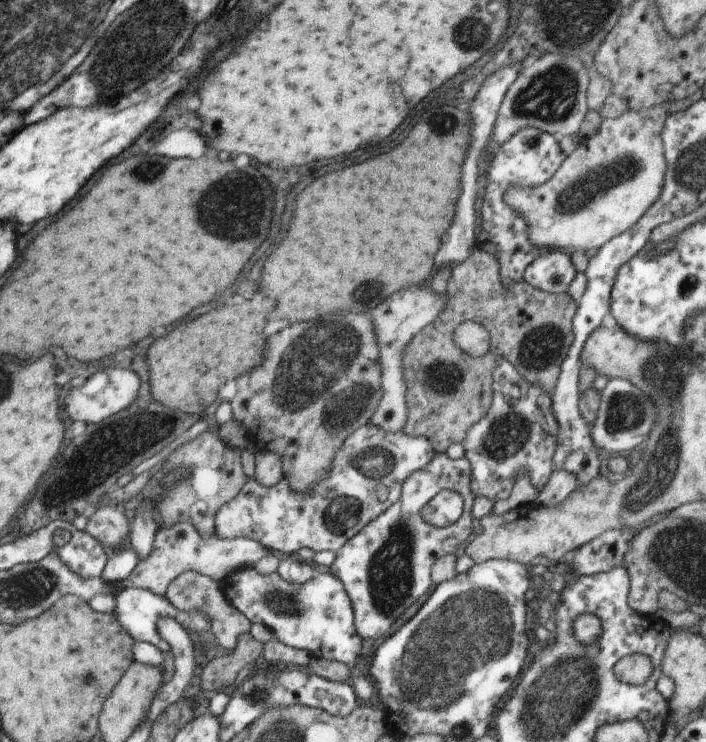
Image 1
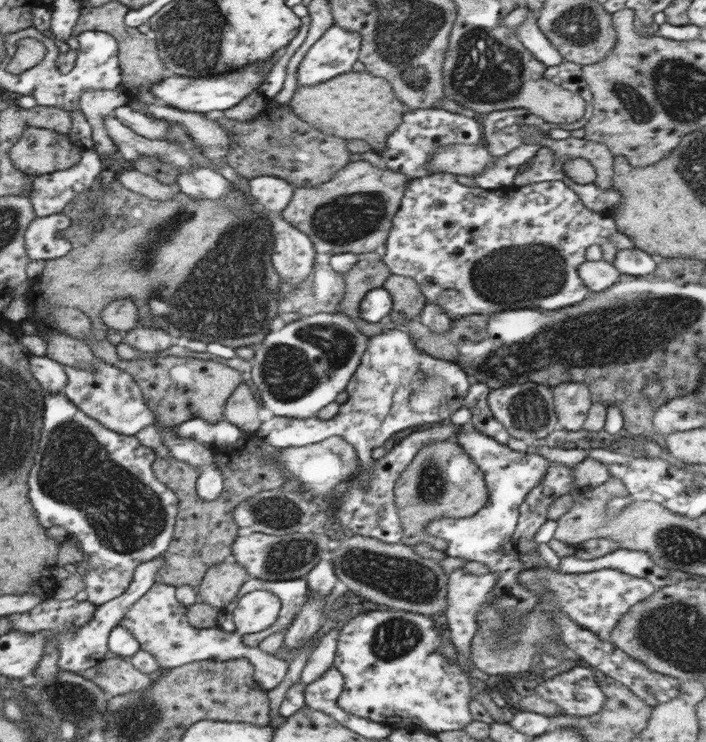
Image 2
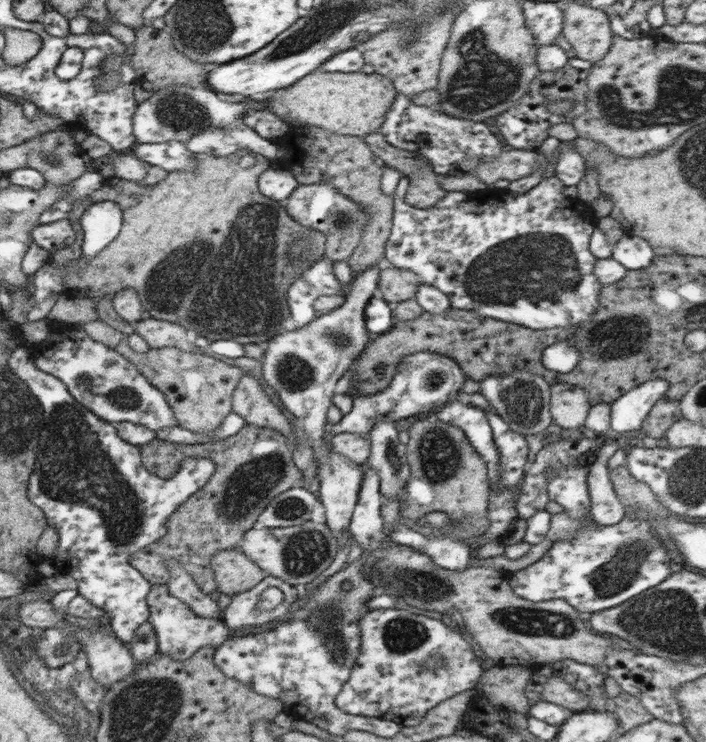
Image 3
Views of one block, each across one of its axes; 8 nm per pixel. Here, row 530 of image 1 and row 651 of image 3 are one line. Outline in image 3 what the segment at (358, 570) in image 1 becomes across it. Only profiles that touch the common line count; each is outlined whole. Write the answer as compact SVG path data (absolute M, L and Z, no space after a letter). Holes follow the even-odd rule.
M374 609L366 612L358 621L360 629L362 654L352 667L350 678L343 684L341 691L334 699L334 704L349 715L369 717L384 717L384 714L408 718L416 725L426 716L426 713L441 702L452 698L461 692L474 689L486 670L480 660L474 655L470 643L459 631L451 629L437 619L421 614L414 614L405 609ZM443 659L443 667L435 671L423 669L423 664L429 660Z

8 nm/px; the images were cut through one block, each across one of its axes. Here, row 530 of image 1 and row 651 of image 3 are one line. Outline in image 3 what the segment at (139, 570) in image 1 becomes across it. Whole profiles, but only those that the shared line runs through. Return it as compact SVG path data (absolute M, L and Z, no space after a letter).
M152 584L146 602L150 611L147 621L156 633L158 654L168 655L174 660L186 660L201 648L213 647L216 650L226 638L234 636L233 631L225 626L222 619L204 618L194 614L185 602L168 592L166 585Z

